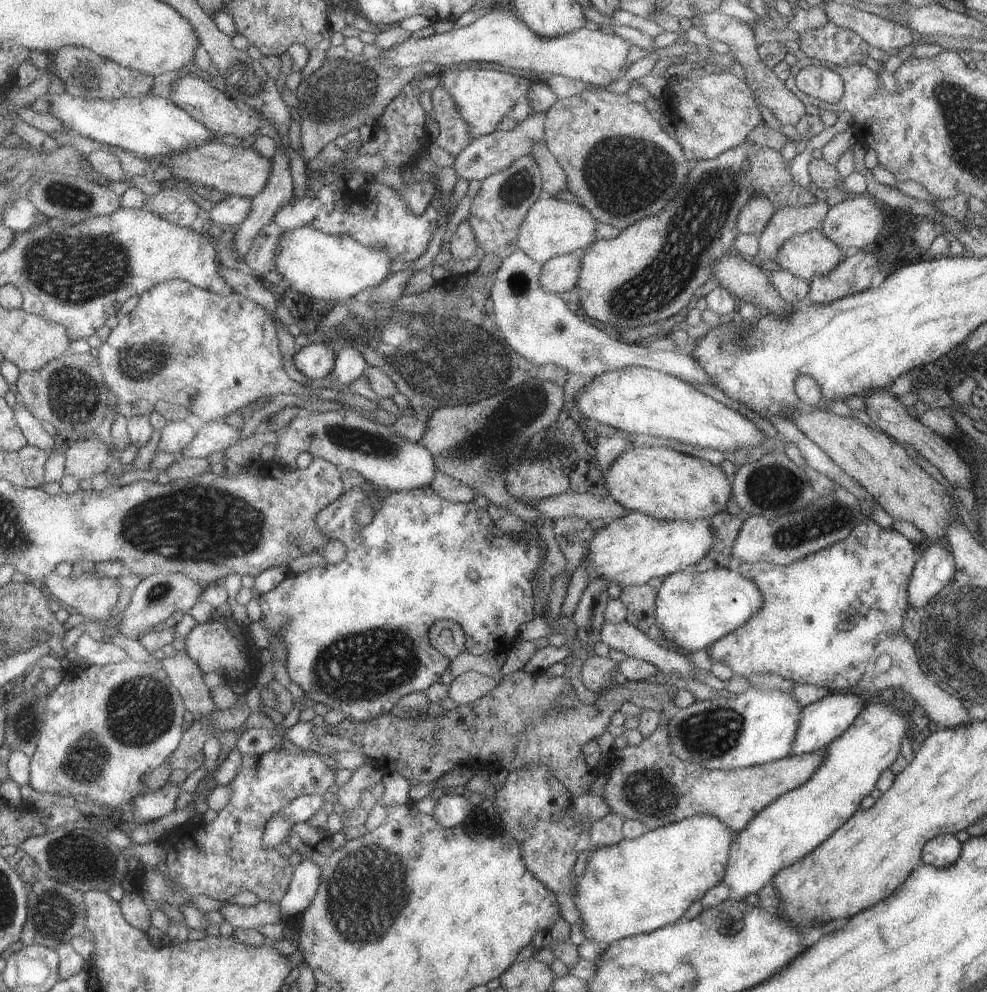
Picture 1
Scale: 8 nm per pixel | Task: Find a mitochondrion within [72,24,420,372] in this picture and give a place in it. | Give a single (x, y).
(350, 93)

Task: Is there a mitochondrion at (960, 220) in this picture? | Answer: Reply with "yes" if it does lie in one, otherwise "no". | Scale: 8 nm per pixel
no

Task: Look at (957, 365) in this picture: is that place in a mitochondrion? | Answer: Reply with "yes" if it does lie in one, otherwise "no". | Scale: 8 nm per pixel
no

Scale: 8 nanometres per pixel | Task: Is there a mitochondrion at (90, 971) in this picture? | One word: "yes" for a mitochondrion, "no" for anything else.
no

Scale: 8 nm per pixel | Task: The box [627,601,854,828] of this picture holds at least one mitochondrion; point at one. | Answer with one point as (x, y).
(709, 735)

